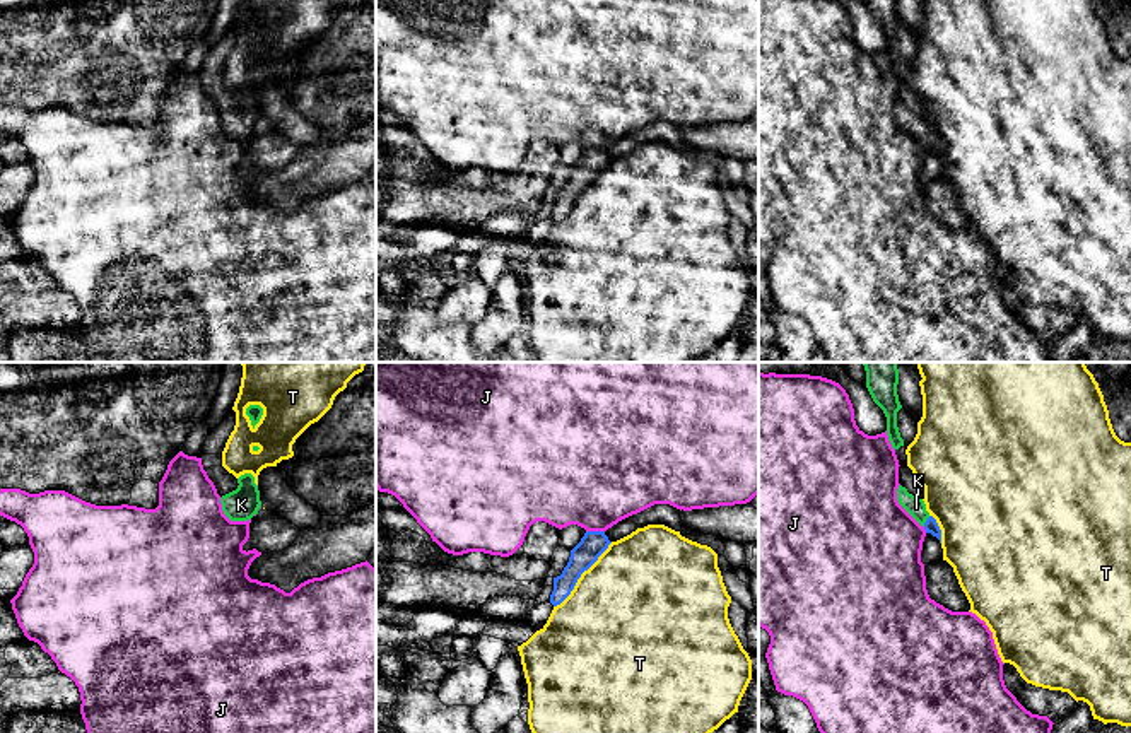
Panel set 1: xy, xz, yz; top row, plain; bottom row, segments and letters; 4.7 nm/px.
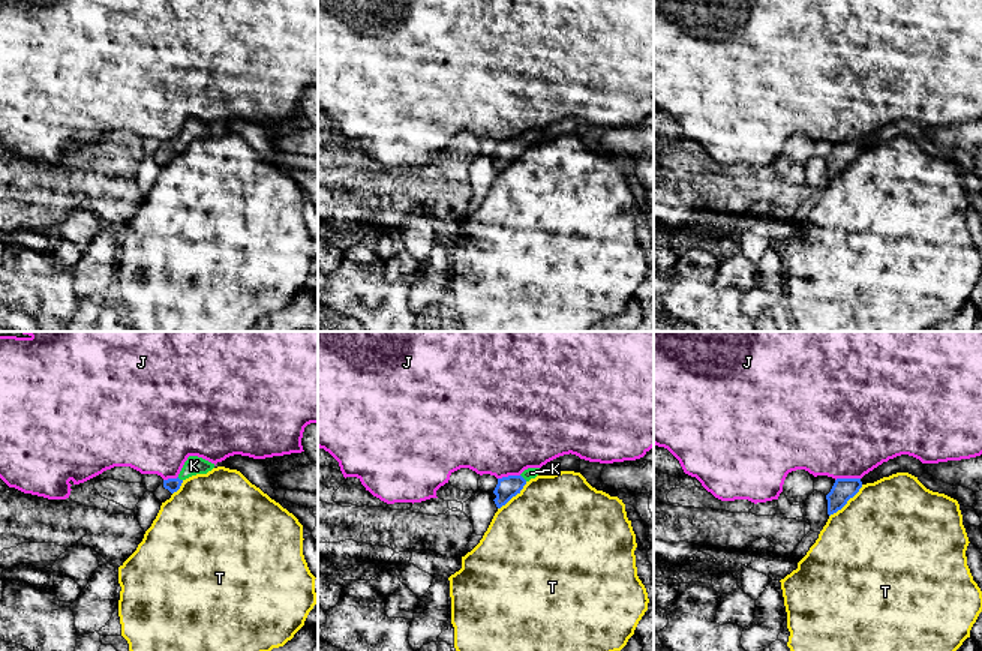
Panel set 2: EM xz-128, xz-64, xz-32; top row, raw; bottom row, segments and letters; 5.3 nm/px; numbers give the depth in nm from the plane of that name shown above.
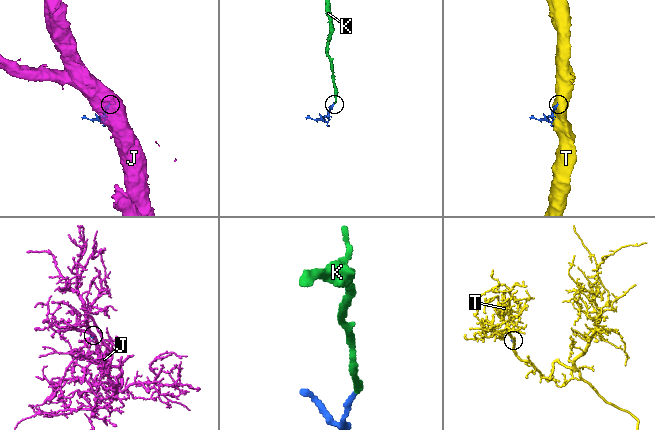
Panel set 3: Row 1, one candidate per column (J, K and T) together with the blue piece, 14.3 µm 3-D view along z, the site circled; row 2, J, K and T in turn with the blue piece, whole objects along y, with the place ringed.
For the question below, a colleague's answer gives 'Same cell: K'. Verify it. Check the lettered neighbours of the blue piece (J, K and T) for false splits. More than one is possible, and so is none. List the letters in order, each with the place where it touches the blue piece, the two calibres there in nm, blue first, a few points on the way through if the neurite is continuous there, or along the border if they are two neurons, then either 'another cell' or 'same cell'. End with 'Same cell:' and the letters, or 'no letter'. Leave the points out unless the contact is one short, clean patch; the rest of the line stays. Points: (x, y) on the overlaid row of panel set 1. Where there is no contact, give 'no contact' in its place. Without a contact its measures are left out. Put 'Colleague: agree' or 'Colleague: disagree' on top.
Colleague: agree
J: meets blue in xz at (595, 532); 120 nm thick on the blue side, 460 nm on the other; border along xz (586, 530), (603, 532); another cell
K: meets blue in yz at (926, 521); 70 nm thick on the blue side, 90 nm on the other; runs through yz (931, 527), (926, 521), (916, 508); same cell
T: meets blue in xz at (580, 576); 120 nm thick on the blue side, 500 nm on the other; another cell
Same cell: K

